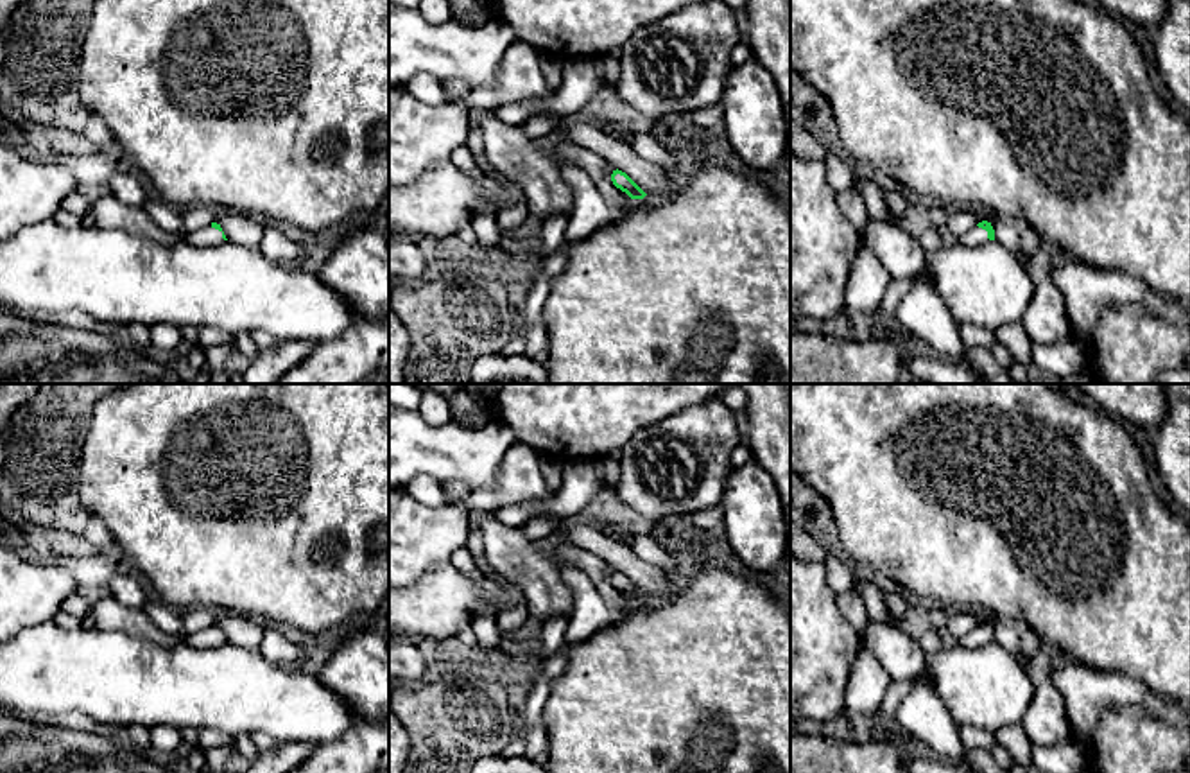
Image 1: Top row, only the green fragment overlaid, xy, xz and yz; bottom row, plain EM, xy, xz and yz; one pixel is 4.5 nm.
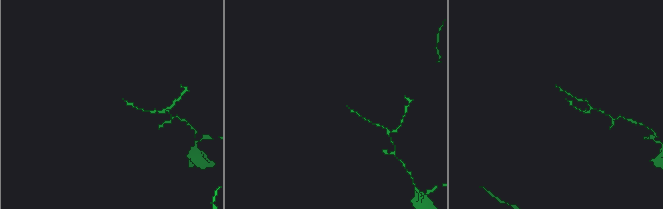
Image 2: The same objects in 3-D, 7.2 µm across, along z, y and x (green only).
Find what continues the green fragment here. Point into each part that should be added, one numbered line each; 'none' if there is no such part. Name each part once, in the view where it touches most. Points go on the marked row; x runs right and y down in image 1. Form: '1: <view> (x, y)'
1: xy (205, 237)

